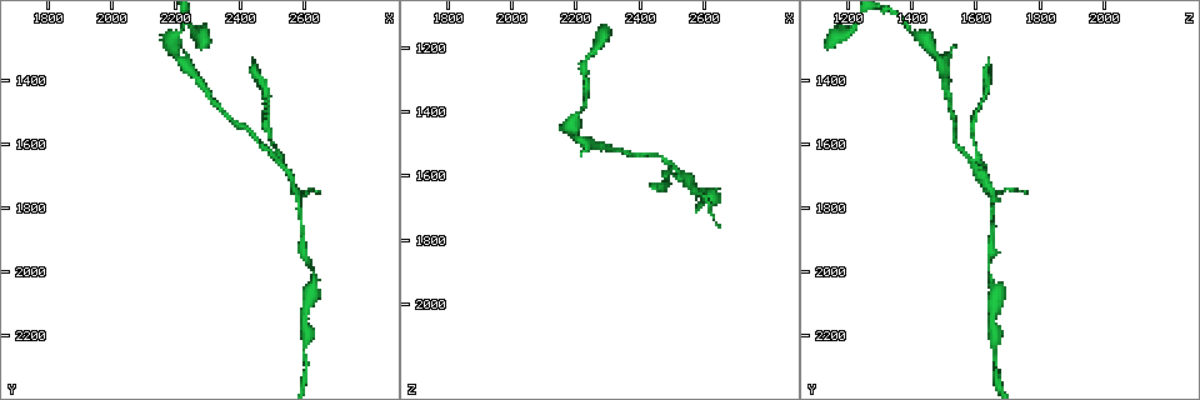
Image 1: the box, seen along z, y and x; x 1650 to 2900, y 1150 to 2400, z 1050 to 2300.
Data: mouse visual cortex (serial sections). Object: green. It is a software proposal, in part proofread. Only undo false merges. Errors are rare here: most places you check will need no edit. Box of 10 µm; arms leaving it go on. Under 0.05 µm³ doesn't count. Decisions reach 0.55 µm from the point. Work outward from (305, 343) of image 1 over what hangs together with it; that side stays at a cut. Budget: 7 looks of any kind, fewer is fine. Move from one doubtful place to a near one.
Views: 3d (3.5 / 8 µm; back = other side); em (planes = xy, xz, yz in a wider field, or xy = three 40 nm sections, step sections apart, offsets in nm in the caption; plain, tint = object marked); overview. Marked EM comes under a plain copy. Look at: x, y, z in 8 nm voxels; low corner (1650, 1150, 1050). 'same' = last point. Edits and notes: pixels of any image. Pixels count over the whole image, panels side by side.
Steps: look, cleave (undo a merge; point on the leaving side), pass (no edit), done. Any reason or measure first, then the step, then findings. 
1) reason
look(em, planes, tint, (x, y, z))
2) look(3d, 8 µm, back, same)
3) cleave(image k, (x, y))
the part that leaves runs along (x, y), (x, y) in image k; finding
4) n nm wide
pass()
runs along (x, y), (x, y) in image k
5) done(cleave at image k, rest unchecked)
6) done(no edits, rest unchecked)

thin neck
look(3d, 3.5 µm, back, (2630, 1970, 1650))

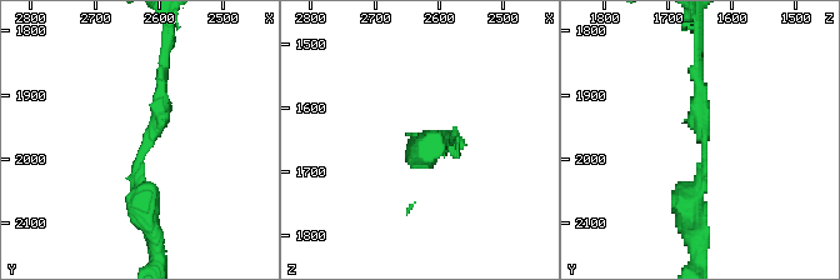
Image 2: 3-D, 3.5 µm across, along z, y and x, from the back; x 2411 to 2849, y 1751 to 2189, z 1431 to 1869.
arms of 150, 350 nm
look(em, xy, step 5, tint, (2630, 1980, 1650))

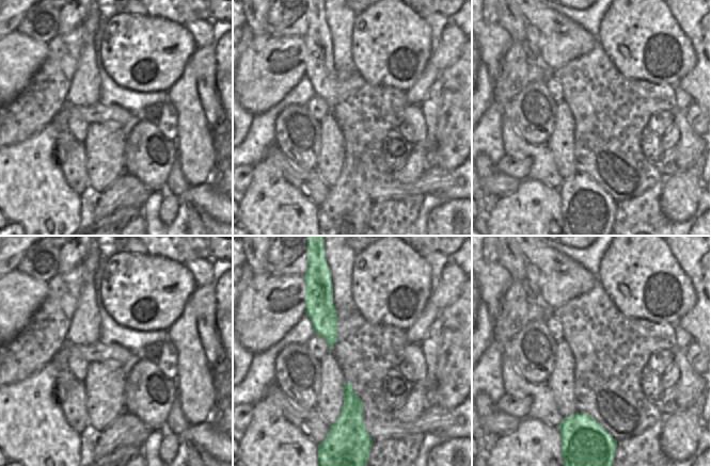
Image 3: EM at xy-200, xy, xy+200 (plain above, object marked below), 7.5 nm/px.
pass()
one cell here

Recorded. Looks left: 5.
a fork
look(3d, 3.5 µm, (2530, 1660, 1590))

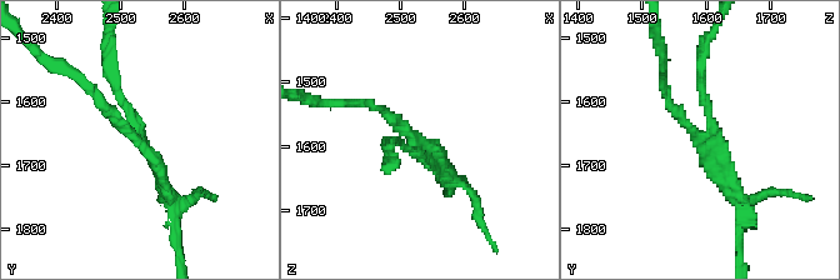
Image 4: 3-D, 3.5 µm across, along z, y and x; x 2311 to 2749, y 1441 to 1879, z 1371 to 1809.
now the EM
look(em, xy, step 1, tint, (2530, 1660, 1595))

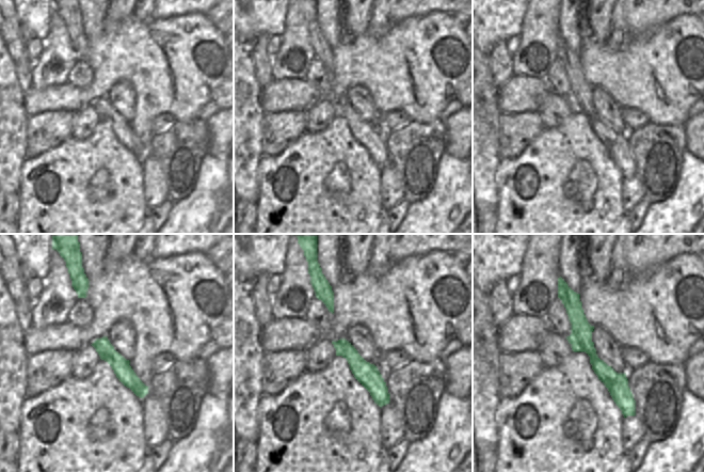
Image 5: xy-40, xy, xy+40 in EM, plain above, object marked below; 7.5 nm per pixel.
cleave(image 4, (116, 86))
border along (571, 333), (584, 350) in image 5; a second cell is stuck on

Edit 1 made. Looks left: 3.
calibre changes
look(3d, 3.5 µm, (2210, 1250, 1400))

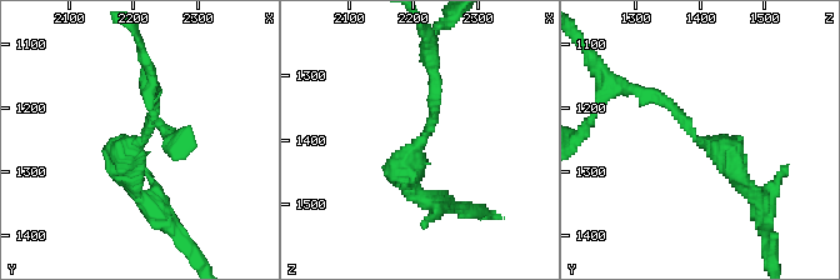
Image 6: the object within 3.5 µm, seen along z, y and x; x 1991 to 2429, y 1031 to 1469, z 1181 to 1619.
look(em, planes, tint, (2210, 1255, 1405))

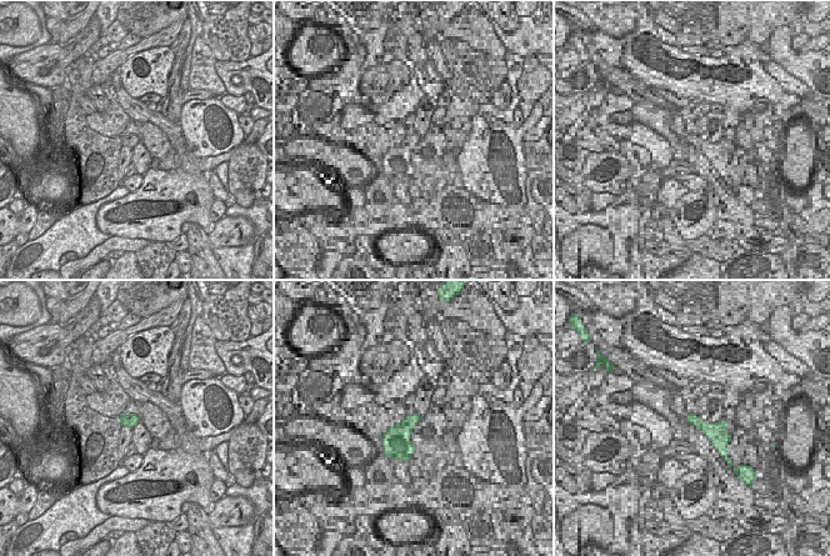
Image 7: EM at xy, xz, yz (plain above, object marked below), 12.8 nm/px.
look(em, xy, step 1, tint, same)

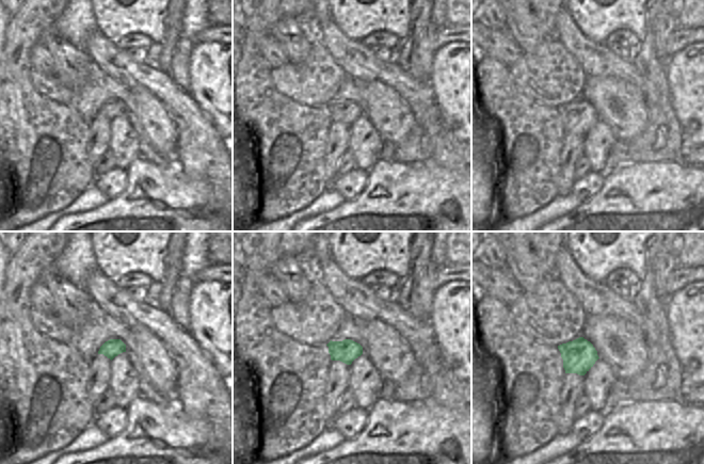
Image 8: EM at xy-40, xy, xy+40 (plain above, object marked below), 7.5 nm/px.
arms of 150, 200 nm
pass()
one cell here

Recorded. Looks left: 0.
done(cleave at image 4, rest unchecked)

